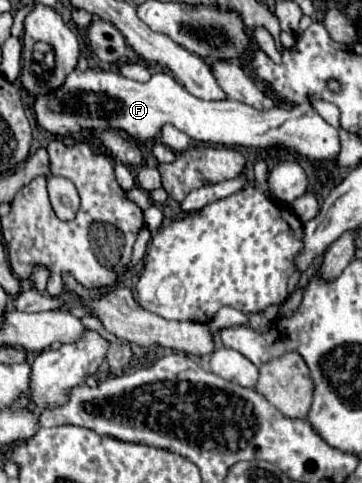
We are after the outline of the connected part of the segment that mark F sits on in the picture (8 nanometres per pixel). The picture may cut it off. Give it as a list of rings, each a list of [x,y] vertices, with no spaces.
[[[74,70],[62,88],[58,88],[52,94],[38,96],[34,102],[36,110],[36,120],[38,124],[56,136],[68,136],[80,132],[80,128],[88,130],[124,130],[128,136],[138,138],[138,140],[156,140],[160,136],[160,128],[164,124],[172,124],[180,132],[184,132],[190,140],[194,142],[206,142],[206,144],[222,144],[222,146],[244,146],[244,148],[284,148],[290,150],[292,154],[310,158],[310,160],[326,160],[334,162],[338,152],[340,152],[340,140],[338,140],[338,130],[330,126],[314,108],[310,102],[296,104],[294,108],[282,108],[282,106],[272,106],[268,110],[256,110],[248,104],[236,102],[236,100],[220,100],[220,102],[206,102],[200,98],[194,98],[190,92],[186,92],[170,74],[158,72],[154,74],[148,82],[136,82],[120,72],[104,72],[104,70]]]

